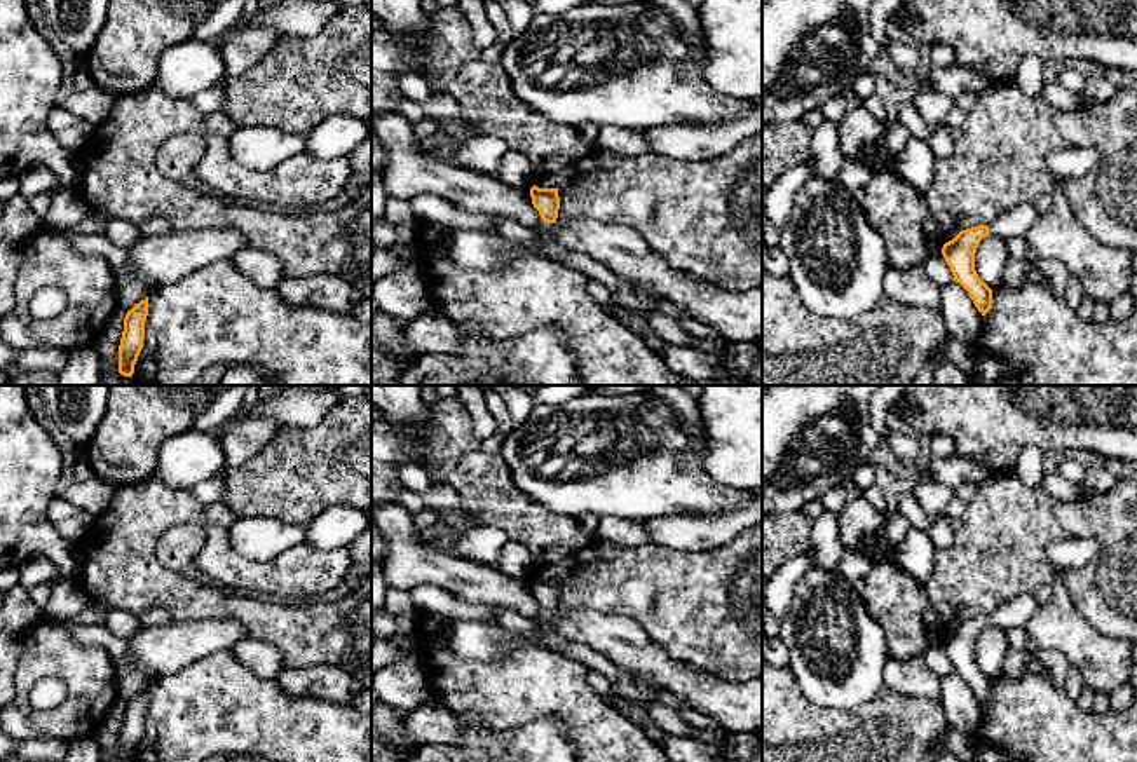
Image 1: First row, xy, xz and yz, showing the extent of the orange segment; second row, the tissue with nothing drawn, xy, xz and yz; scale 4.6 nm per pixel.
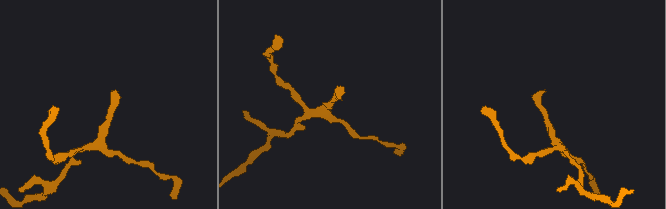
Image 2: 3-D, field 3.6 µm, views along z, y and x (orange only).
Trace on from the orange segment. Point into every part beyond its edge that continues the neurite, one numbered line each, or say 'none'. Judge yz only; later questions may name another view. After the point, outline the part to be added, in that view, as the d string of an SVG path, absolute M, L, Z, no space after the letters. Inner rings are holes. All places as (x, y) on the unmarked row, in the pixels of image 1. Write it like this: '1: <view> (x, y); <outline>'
1: yz (1015, 612); M1034 595L1013 596L987 616L989 624L1001 629L1025 628L1027 621L1036 614L1038 607L1039 605Z

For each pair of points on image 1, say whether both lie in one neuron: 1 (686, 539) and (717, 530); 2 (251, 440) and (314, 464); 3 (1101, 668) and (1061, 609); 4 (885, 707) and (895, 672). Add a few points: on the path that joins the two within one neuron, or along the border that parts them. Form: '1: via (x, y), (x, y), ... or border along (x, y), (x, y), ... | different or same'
1: via (693, 532), (710, 530) | same
2: border along (283, 426), (255, 454), (231, 469) | different
3: via (1092, 654), (1061, 623) | same
4: border along (885, 686), (904, 694), (930, 698) | different

